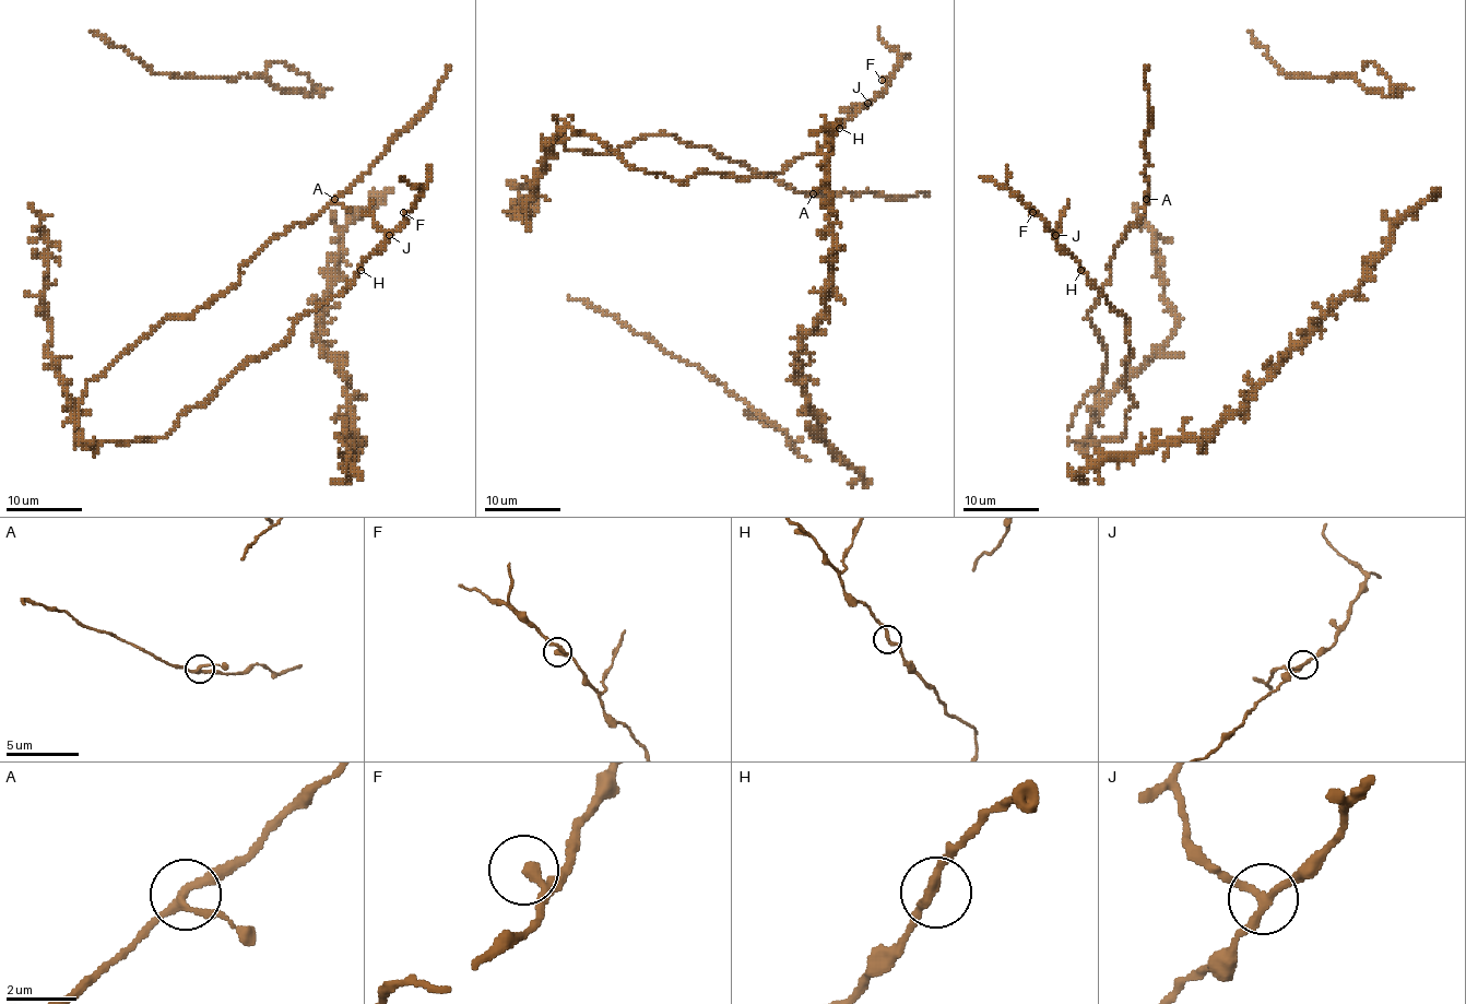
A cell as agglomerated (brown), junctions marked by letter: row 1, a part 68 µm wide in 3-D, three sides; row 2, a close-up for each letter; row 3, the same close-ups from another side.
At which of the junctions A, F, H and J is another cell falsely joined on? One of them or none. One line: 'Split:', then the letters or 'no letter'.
Split: J

